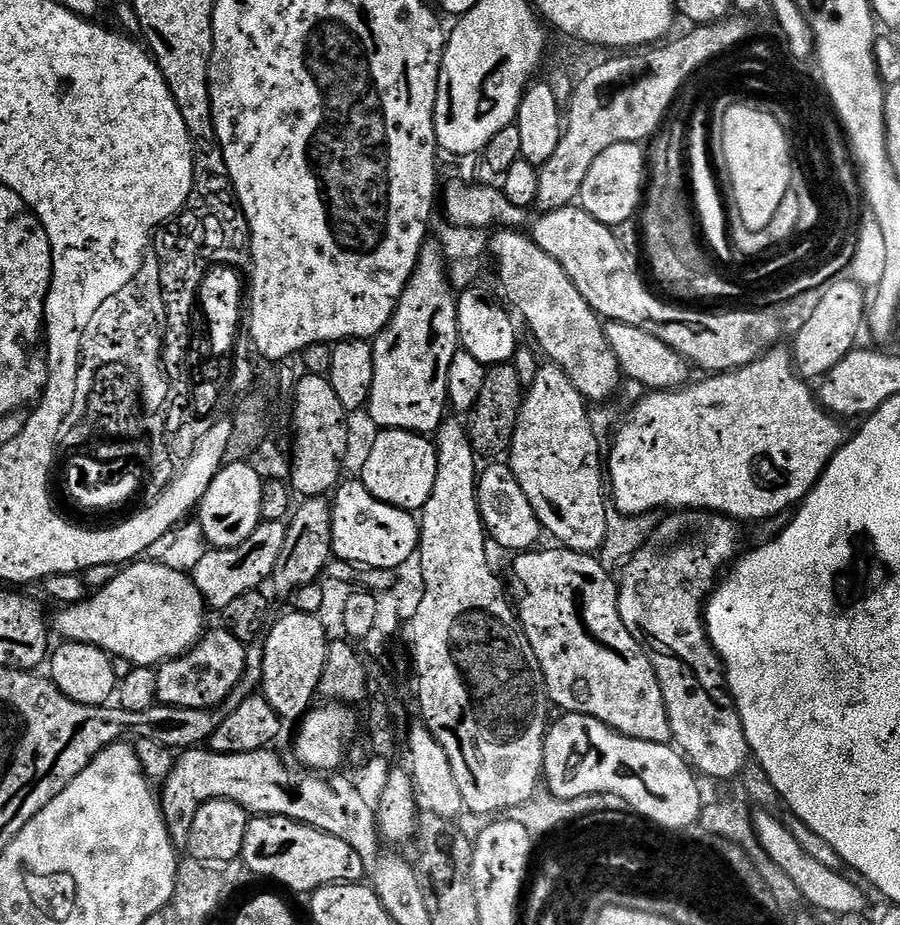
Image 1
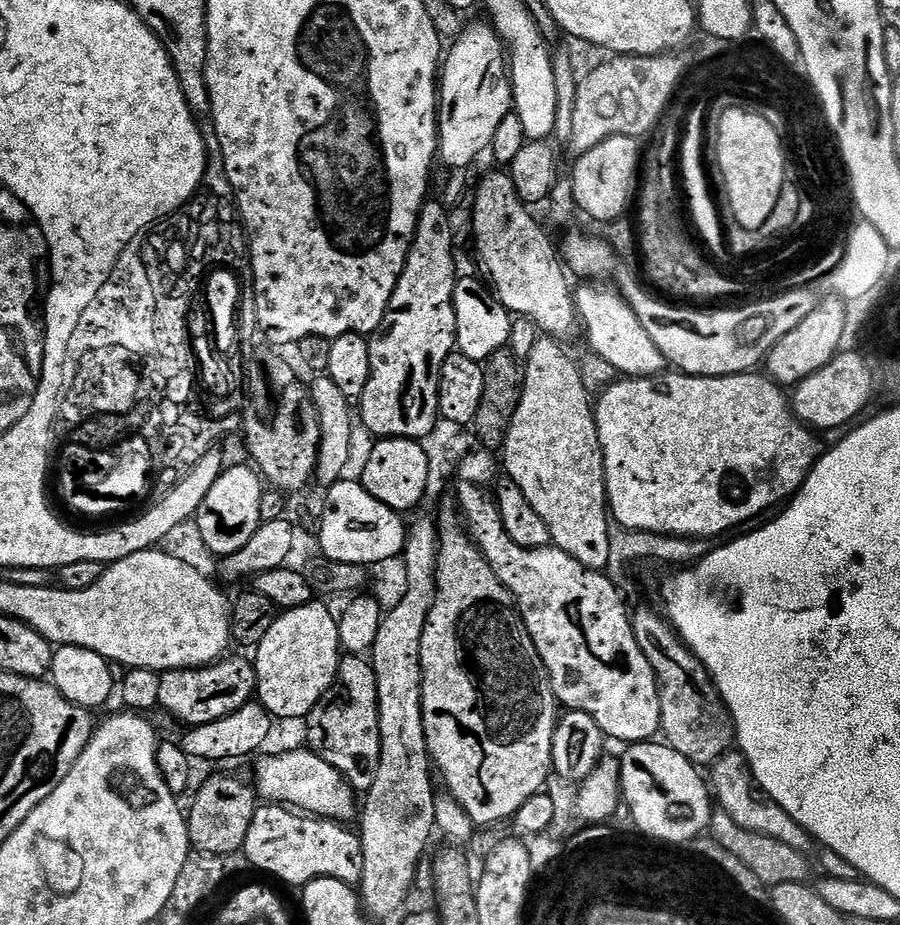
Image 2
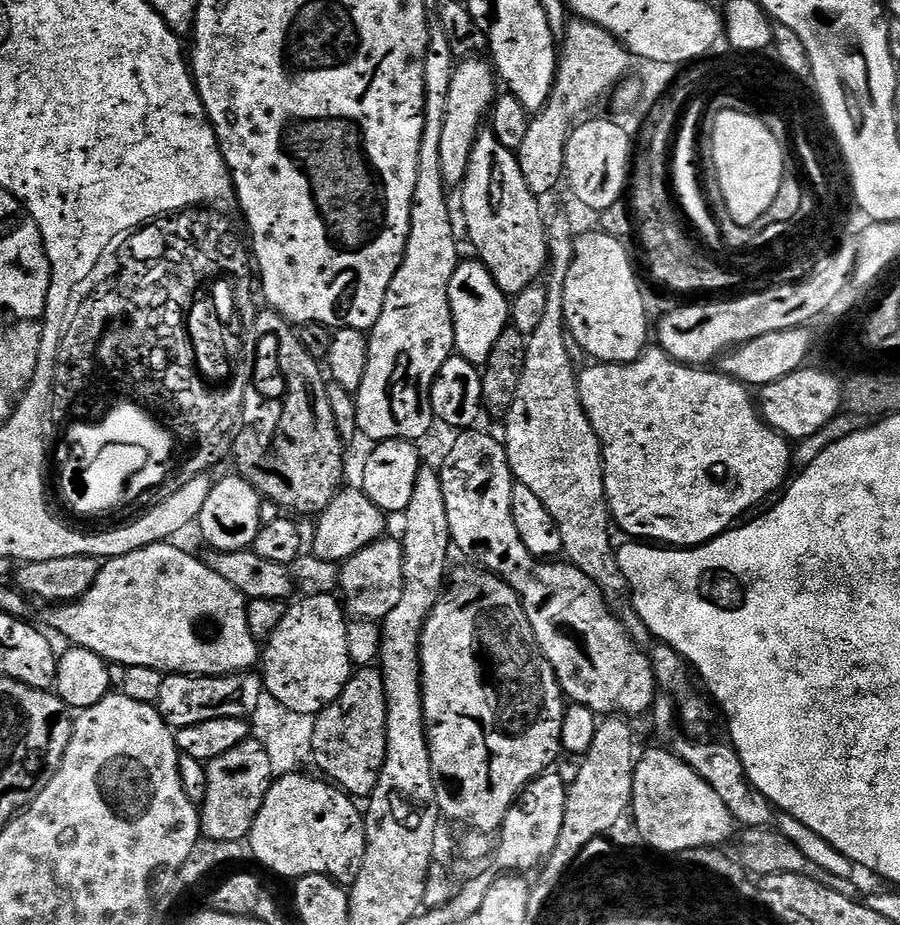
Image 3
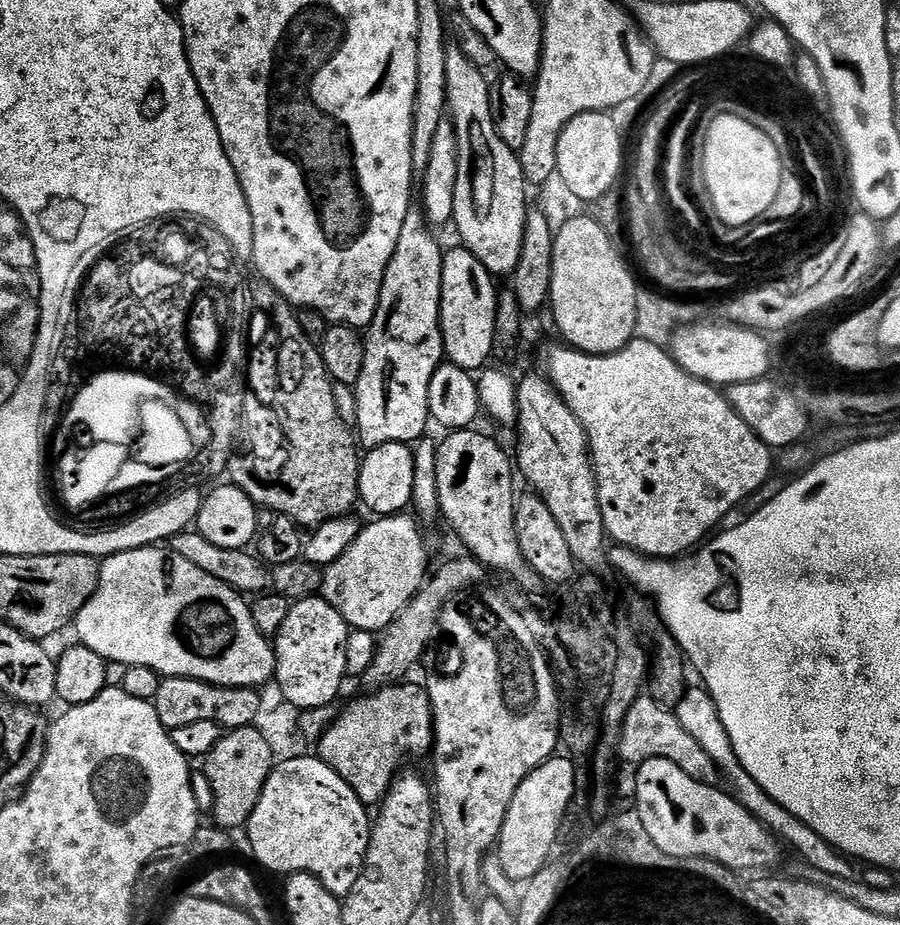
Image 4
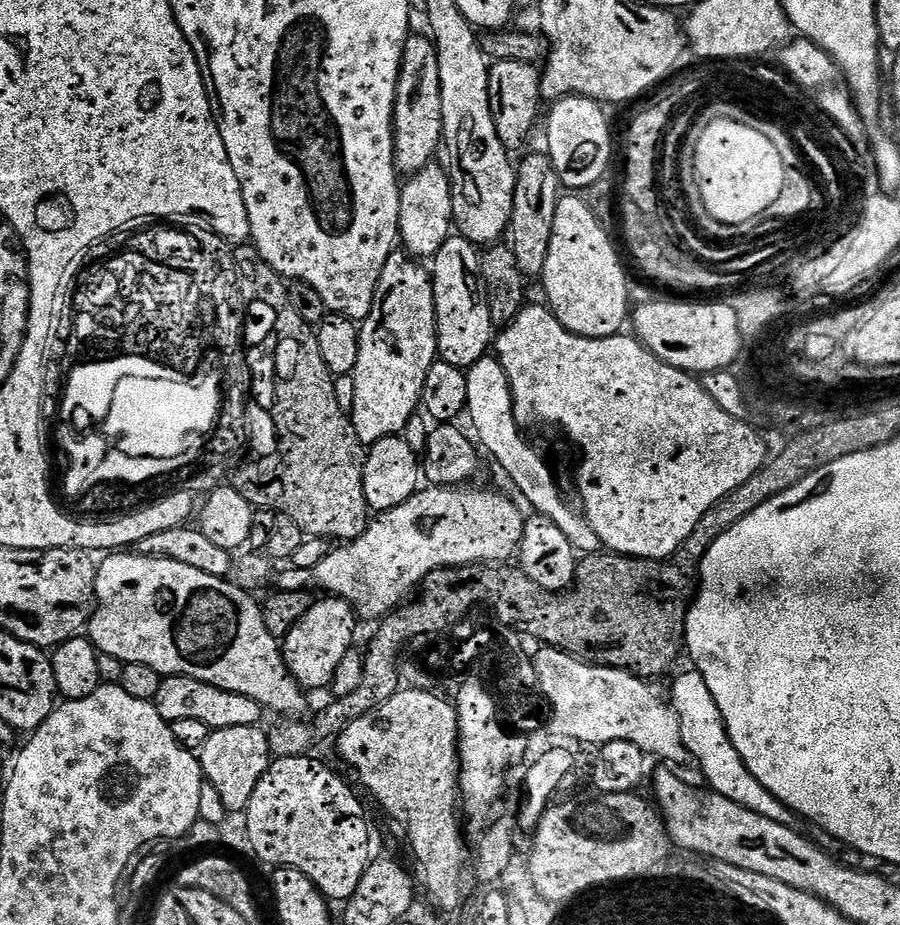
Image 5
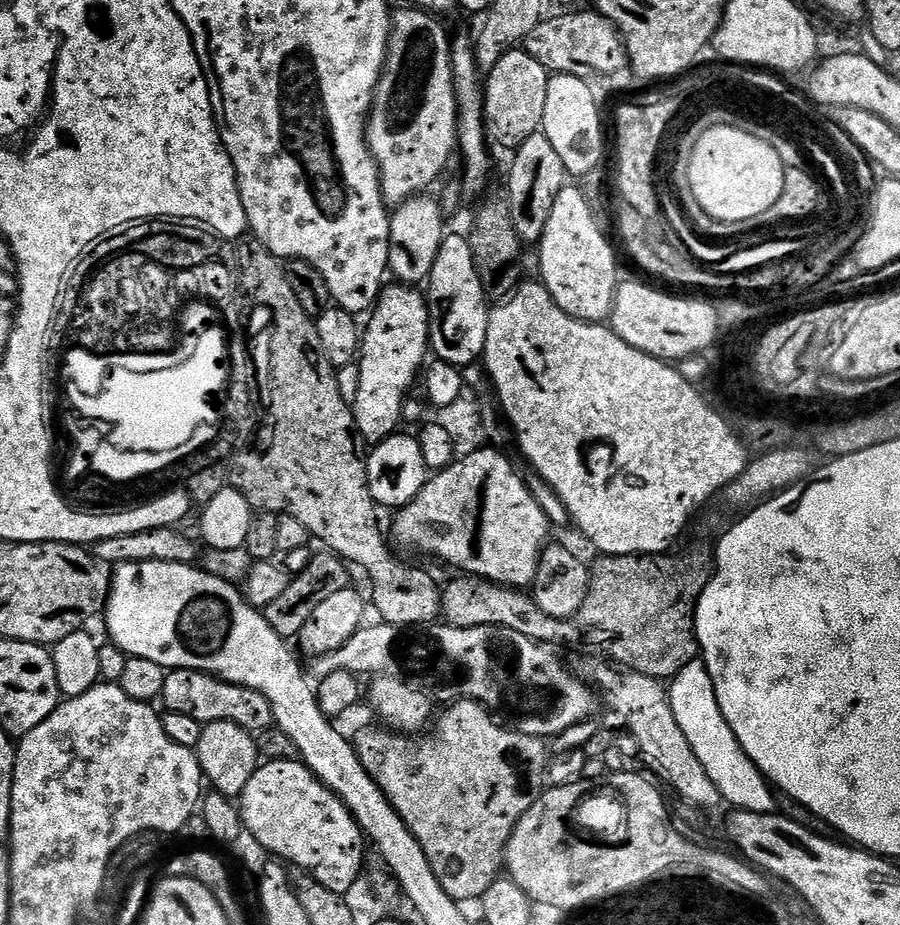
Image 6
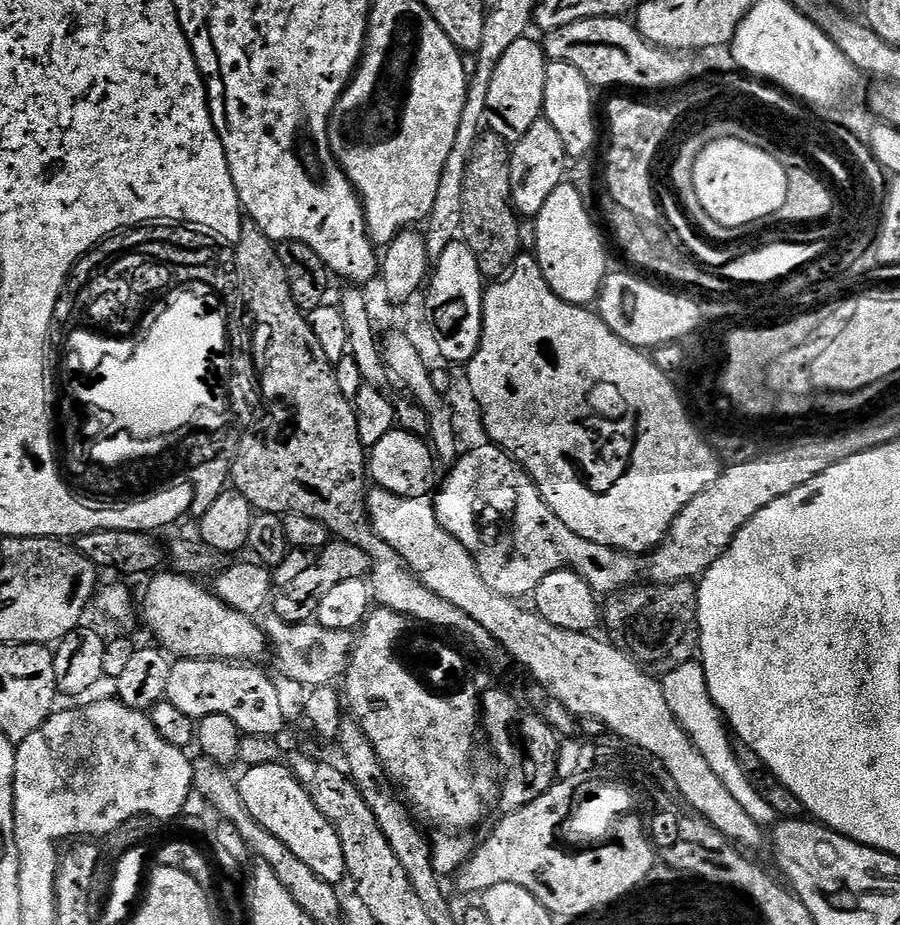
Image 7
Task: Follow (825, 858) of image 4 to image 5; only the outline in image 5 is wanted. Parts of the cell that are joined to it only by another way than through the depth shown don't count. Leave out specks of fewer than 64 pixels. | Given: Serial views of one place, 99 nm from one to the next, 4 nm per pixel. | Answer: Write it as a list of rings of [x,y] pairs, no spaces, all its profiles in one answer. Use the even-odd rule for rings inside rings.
[[[692,668],[689,669],[689,672],[682,673],[675,680],[672,686],[672,696],[670,695],[670,703],[678,714],[679,722],[682,726],[683,744],[687,747],[689,755],[694,760],[695,758],[698,760],[698,764],[707,780],[705,783],[711,791],[720,793],[723,797],[730,798],[732,802],[736,802],[743,808],[749,809],[752,813],[762,814],[763,817],[770,818],[771,821],[776,821],[788,827],[795,825],[795,813],[789,811],[784,803],[774,798],[774,796],[750,774],[750,770],[742,761],[738,750],[734,748],[733,740],[729,737],[728,731],[725,729],[724,720],[721,717],[721,712],[718,710],[717,703],[714,702],[713,695],[710,694],[709,687],[706,686],[706,680],[700,672]]]

